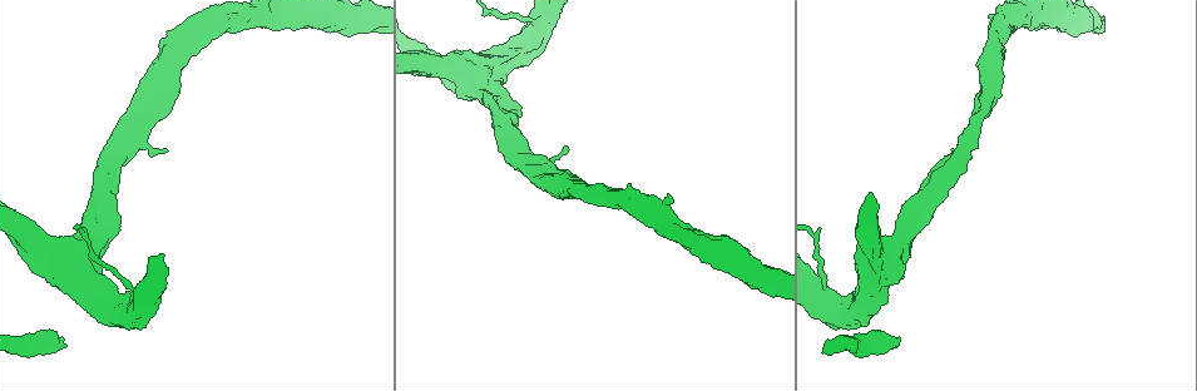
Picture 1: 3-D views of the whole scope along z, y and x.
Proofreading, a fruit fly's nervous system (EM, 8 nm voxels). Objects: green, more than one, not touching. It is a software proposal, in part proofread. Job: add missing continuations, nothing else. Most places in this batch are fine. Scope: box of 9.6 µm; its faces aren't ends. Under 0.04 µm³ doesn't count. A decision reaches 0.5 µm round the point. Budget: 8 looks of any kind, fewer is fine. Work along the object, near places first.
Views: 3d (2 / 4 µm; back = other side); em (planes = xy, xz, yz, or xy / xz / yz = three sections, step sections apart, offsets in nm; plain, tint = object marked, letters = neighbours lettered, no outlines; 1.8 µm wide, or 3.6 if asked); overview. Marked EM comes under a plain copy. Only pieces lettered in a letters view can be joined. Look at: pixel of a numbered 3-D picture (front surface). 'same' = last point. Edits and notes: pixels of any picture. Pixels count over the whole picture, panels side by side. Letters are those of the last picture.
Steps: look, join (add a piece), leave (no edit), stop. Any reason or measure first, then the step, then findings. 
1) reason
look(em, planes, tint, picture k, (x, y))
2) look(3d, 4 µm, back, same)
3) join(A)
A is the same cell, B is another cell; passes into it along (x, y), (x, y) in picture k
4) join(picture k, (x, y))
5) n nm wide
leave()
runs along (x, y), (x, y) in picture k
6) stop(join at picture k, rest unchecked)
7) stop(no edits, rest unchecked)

sudden change in width
look(em, yz, step 8, tint, picture 1, (909, 233))

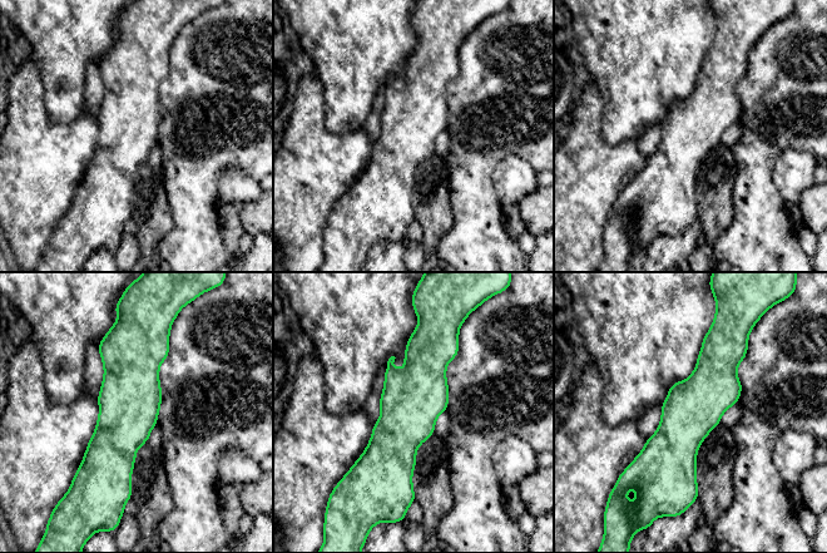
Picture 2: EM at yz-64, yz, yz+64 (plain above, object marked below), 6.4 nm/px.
cut it another way
look(em, xy, step 16, letters, same)

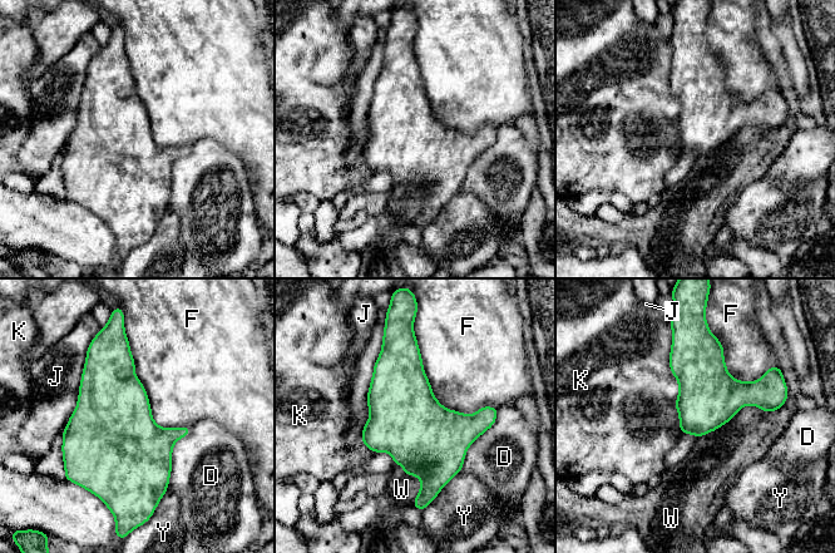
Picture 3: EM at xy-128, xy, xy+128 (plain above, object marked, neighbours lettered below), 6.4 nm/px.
F touches over 750 nm
leave()
D, F, J, K, W and Y are other cells; border along (413, 332), (446, 409), (497, 409) in picture 3; none of them fits

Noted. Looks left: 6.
branch stops here
look(3d, 4 µm, picture 1, (165, 150))

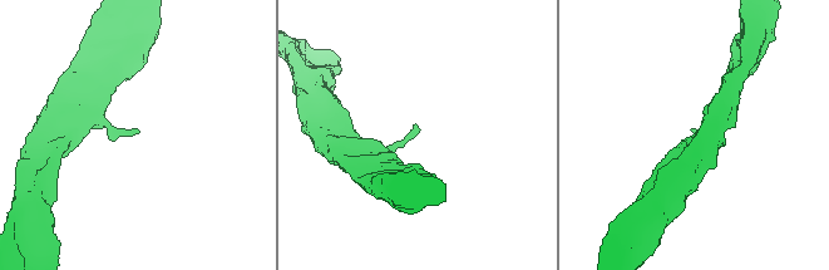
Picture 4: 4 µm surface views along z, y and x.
look(em, xy, step 8, tint, picture 4, (138, 129))

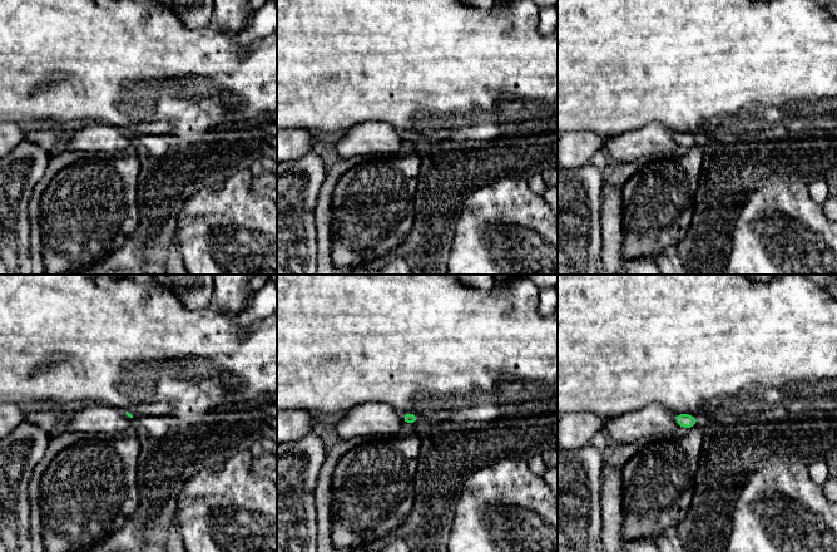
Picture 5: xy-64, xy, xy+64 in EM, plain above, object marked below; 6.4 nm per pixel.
another direction
look(em, yz, step 4, letters, same)

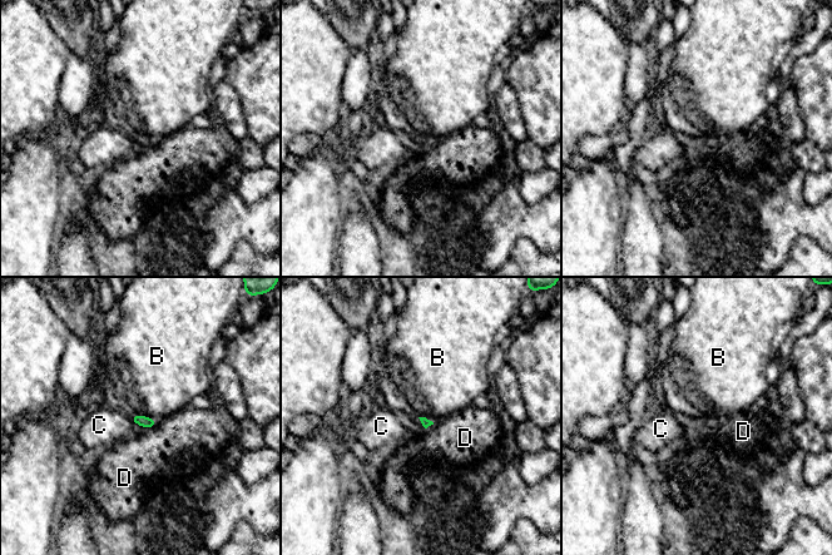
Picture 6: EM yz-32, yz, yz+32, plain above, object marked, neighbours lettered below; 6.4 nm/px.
leave()
B, C and D are other cells; border along (134, 412), (153, 417), (157, 421) in picture 6; no lettered piece goes on from it

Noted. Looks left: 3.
look(em, yz, step 16, tint, picture 1, (899, 340))

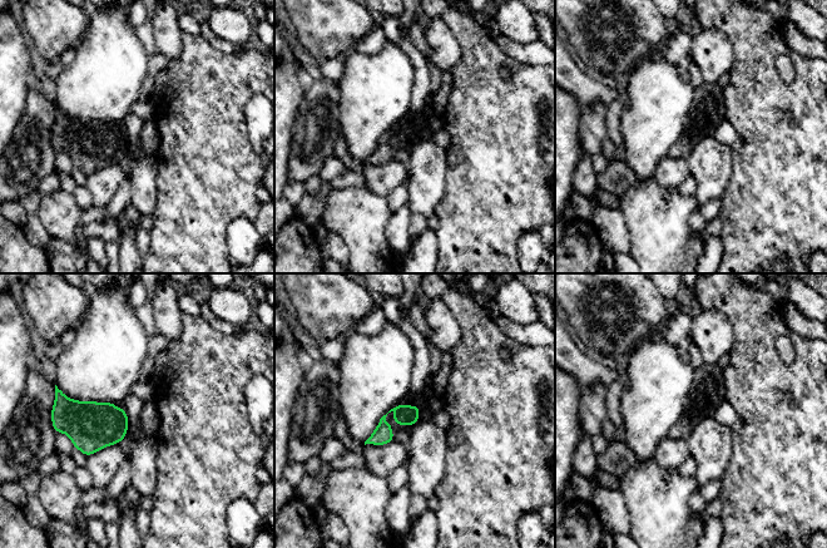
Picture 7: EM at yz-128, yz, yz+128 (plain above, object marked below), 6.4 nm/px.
cut it another way
look(em, planes, letters, same)

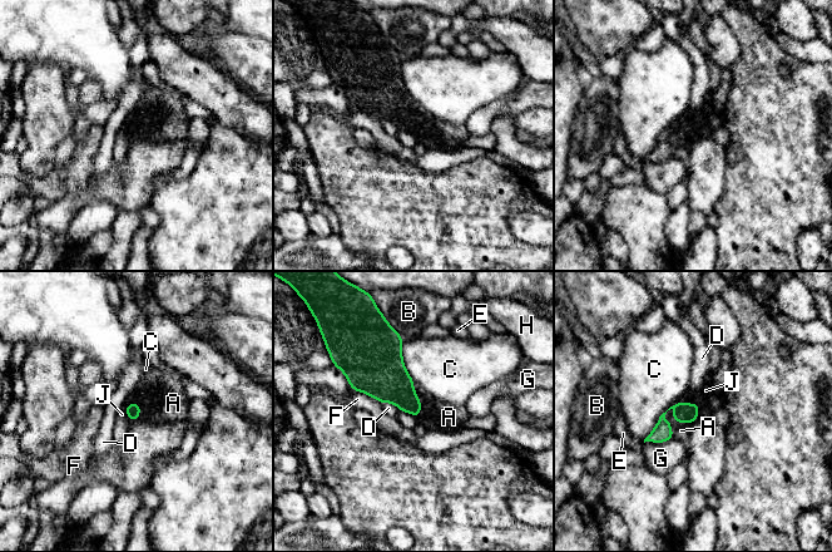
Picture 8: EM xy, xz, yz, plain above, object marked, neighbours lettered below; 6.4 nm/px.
join(A)
A is the same cell, B, C, D, E, F, G, H and J are other cells; passes into it along (683, 412), (674, 418), (681, 430) in picture 8; it goes on there

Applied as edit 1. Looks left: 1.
stop(join at picture 8, rest unchecked)

